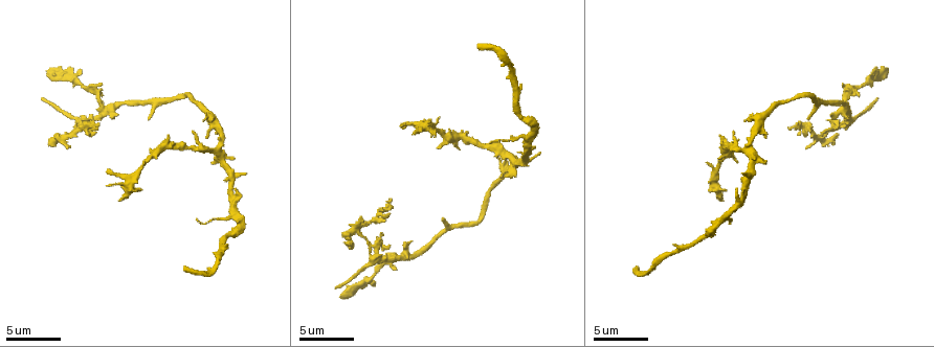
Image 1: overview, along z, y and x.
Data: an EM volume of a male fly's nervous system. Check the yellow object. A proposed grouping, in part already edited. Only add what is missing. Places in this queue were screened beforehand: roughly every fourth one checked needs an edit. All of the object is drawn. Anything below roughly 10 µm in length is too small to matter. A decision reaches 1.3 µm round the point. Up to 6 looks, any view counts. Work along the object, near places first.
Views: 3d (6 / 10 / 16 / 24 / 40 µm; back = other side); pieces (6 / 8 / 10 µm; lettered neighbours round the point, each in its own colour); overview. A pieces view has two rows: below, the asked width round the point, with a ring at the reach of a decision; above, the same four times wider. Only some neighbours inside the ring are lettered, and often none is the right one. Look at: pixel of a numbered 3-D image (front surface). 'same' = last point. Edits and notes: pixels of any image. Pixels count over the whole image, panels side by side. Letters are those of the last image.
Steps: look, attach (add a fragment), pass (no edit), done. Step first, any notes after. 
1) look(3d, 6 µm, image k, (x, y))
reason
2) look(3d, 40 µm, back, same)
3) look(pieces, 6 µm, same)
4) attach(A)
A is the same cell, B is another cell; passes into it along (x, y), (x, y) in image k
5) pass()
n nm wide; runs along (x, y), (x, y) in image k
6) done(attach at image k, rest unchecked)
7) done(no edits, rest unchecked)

look(3d, 10 µm, image 1, (187, 268))

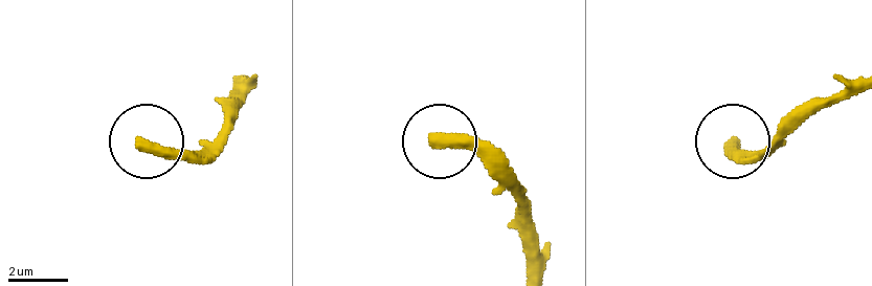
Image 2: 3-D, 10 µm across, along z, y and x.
look(pieces, 6 µm, image 2, (143, 147))

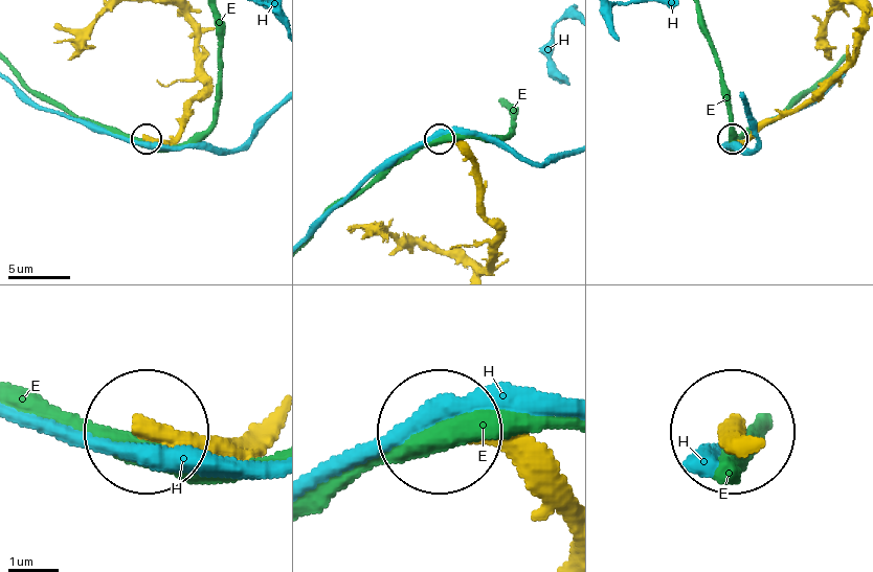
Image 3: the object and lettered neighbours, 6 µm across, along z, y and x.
pass()
E and H are other cells; runs along (249, 432), (153, 436) in image 3; none of them fits

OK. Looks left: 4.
look(pieces, 10 µm, image 1, (110, 170))
free end

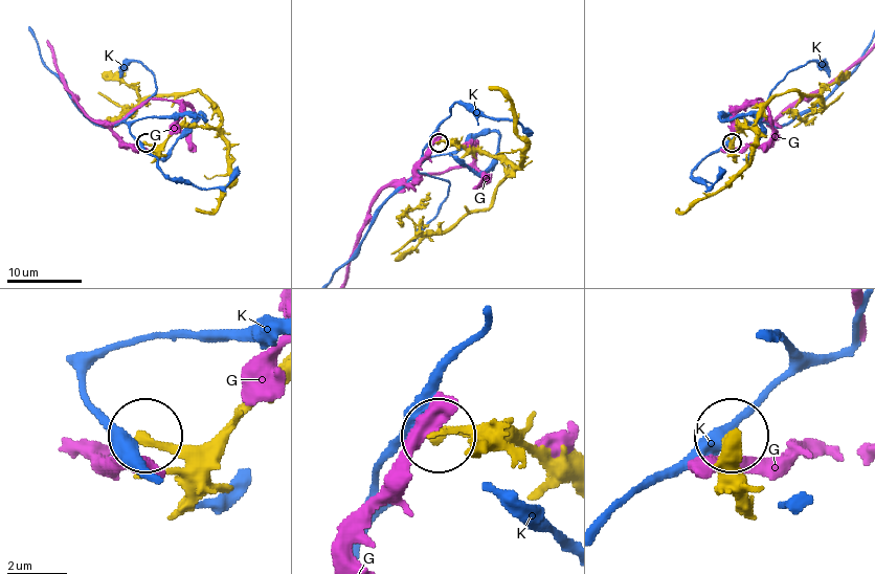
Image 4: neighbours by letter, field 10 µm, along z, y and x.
pass()
G and K are other cells; none of them fits

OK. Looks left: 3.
look(pieces, 6 µm, image 1, (337, 288))
branch stops here

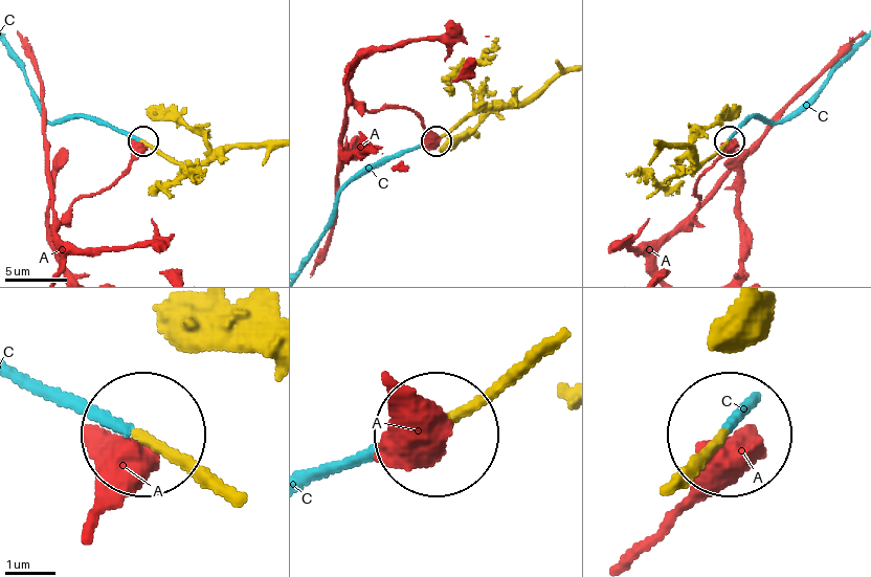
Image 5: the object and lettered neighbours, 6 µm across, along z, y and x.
attach(C)
190 nm wide; C is the same cell, A is another cell; passes into it along (175, 162), (91, 120), (66, 116), (48, 120), (14, 50) in image 5; it goes on there

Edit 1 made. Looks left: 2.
done(attach at image 5, rest unchecked)

